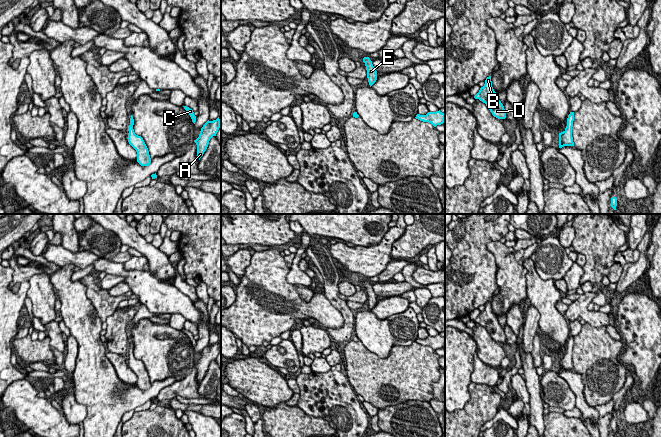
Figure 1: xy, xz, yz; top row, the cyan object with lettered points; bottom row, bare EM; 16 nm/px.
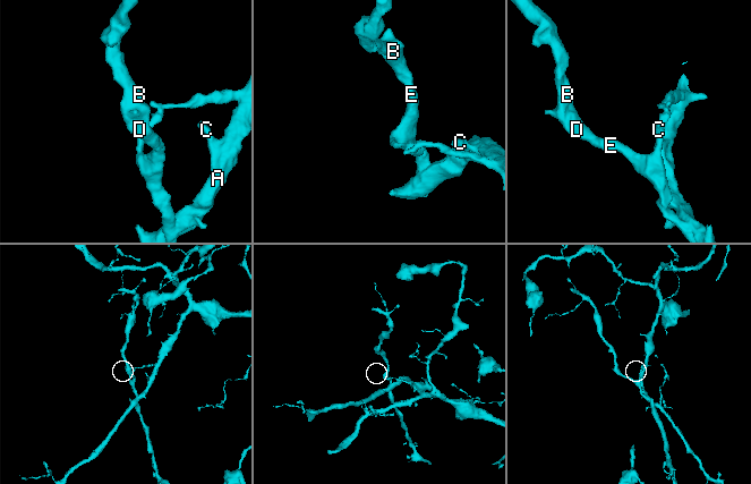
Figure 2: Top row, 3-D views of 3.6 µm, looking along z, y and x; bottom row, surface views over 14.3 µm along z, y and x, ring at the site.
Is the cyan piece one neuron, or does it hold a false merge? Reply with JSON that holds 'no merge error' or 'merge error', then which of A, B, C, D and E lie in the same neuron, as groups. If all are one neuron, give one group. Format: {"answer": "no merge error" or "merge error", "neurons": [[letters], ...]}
{"answer": "merge error", "neurons": [["A", "C"], ["B", "D", "E"]]}

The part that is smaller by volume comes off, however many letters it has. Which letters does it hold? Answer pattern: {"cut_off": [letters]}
{"cut_off": ["B", "D", "E"]}

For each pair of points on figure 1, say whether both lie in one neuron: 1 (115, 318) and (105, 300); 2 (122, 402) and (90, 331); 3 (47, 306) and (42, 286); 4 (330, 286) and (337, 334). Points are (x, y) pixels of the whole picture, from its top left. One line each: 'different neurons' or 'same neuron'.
1: different neurons
2: same neuron
3: same neuron
4: same neuron

